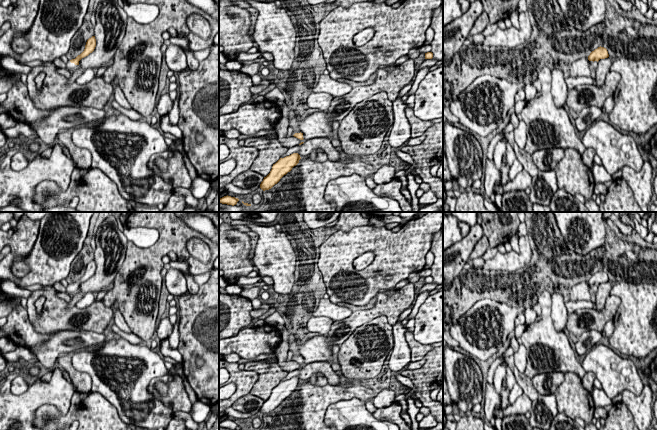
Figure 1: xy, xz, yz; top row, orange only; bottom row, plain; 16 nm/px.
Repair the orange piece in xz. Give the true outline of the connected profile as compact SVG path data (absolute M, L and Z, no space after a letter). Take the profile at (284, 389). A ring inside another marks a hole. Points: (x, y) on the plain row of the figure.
M293 377L284 382L280 382L273 388L270 397L264 401L260 408L260 412L263 415L271 413L284 399L290 396L292 392L299 387L300 383L301 381L298 377Z

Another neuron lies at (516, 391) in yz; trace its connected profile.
M517 382L514 383L513 388L510 390L509 402L512 405L516 399L523 394L522 388L518 385Z

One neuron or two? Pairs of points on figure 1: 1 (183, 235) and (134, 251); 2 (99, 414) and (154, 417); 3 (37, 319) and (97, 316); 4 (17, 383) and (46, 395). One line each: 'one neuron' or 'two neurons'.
1: one neuron
2: two neurons
3: one neuron
4: two neurons

